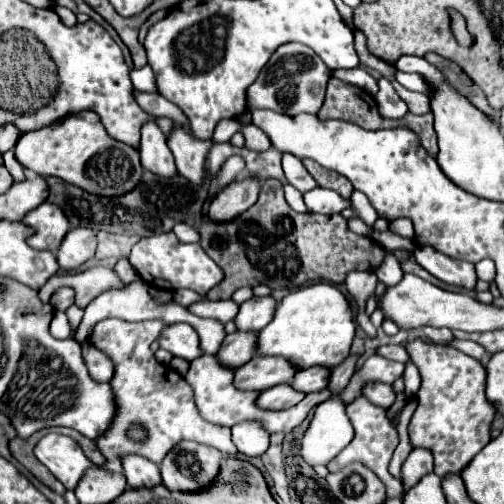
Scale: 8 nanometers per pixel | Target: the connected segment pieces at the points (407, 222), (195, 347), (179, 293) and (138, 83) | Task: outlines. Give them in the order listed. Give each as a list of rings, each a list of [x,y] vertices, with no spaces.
[[[396,218],[390,224],[390,230],[404,236],[404,238],[414,238],[414,228],[412,228],[412,220],[410,218]]]
[[[190,324],[166,326],[160,334],[160,348],[164,348],[172,356],[180,356],[188,362],[202,356],[198,334],[194,332],[194,328]]]
[[[178,289],[173,296],[173,300],[184,307],[188,307],[201,299],[202,296],[190,289]]]
[[[146,64],[142,68],[134,68],[130,72],[132,84],[138,92],[156,92],[156,80],[154,80],[154,72],[152,68]]]

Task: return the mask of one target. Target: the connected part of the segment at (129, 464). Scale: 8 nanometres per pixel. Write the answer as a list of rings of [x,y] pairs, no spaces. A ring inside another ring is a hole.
[[[126,454],[122,456],[122,466],[124,466],[124,476],[128,478],[130,486],[154,486],[162,482],[160,468],[152,460],[146,460],[144,456]]]

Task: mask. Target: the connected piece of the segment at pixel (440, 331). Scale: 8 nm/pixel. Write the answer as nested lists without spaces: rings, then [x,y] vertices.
[[[422,326],[422,332],[434,340],[434,342],[446,342],[452,340],[452,332],[448,328],[432,328],[432,326]]]

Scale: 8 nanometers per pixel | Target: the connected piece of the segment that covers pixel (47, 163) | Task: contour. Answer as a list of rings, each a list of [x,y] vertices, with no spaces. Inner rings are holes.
[[[92,110],[70,114],[62,120],[52,122],[50,126],[44,126],[42,130],[32,130],[22,134],[14,152],[16,160],[24,168],[40,176],[58,176],[98,196],[126,194],[142,178],[138,150],[108,136],[108,132],[100,122],[100,116]]]

